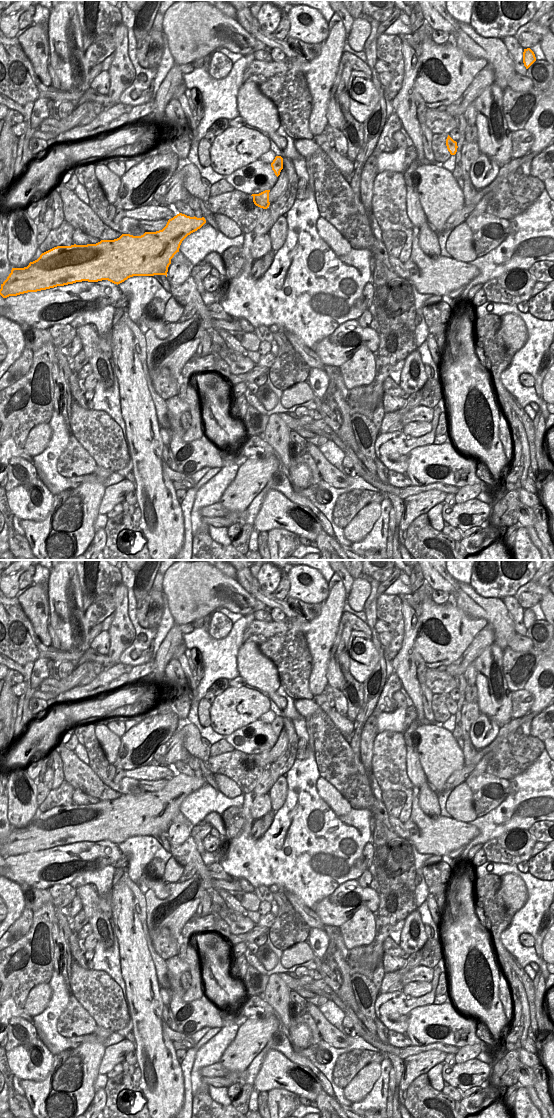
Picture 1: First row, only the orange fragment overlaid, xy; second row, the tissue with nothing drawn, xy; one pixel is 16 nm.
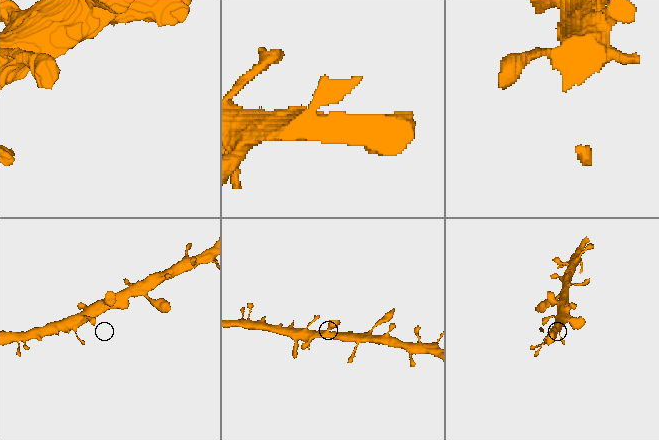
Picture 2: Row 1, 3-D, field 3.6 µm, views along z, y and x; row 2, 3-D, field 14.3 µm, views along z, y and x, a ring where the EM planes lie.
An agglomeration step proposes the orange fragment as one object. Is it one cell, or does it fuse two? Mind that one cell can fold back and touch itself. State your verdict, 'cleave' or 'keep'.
keep

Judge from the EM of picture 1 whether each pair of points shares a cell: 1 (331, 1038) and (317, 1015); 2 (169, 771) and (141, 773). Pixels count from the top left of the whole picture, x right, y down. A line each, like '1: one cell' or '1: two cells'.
1: one cell
2: one cell

